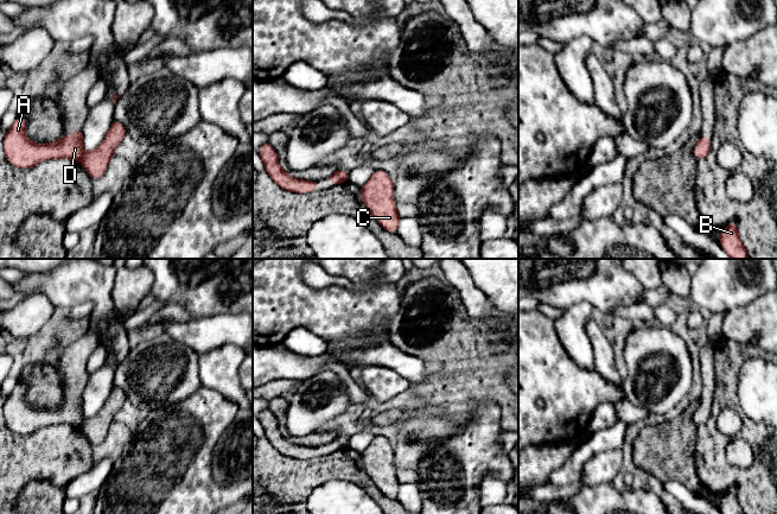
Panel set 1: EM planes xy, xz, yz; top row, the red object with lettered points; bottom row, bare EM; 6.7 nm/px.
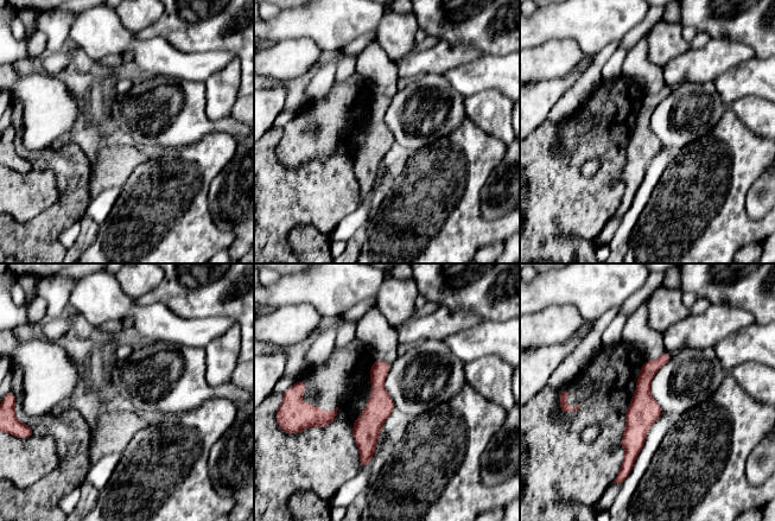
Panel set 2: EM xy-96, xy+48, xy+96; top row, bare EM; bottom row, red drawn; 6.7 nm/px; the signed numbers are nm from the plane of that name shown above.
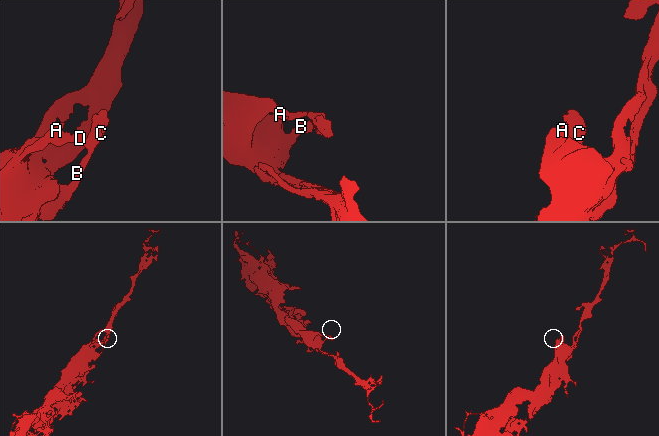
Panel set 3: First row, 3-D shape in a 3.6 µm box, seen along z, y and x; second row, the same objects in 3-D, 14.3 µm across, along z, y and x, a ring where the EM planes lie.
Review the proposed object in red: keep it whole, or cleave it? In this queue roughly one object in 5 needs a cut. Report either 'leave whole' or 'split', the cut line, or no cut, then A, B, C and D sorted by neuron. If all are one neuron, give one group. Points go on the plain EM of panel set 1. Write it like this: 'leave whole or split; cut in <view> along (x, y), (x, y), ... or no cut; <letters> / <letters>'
leave whole; no cut; A B C D

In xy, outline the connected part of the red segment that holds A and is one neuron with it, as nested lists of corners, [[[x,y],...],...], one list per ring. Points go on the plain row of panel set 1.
[[[18,383],[7,396],[4,417],[8,427],[19,434],[34,433],[46,425],[79,426],[91,444],[104,440],[115,413],[127,400],[127,395],[114,385],[103,407],[91,418],[83,415],[83,396],[49,410],[34,410],[25,400],[27,387]]]

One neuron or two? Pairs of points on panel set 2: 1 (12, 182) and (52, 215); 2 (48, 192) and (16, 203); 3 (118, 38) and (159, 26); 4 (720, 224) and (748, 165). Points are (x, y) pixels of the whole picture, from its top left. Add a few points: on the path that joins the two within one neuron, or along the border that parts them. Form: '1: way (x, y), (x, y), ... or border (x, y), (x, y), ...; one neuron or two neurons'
1: border (56, 183), (59, 197), (32, 218), (20, 222); two neurons
2: way (39, 192), (24, 196); one neuron
3: border (137, 33), (141, 38), (162, 37), (165, 40); two neurons
4: way (722, 210), (731, 194), (734, 179); one neuron

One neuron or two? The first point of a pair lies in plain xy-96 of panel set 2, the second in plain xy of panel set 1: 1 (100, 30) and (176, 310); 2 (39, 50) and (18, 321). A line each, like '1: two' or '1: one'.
1: two
2: one

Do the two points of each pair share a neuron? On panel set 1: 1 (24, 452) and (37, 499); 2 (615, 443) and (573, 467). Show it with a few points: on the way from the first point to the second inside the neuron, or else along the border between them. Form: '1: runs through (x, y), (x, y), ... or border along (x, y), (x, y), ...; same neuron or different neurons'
1: border along (59, 486), (46, 480), (31, 480), (14, 501); different neurons
2: runs through (604, 443), (596, 443), (583, 456); same neuron

